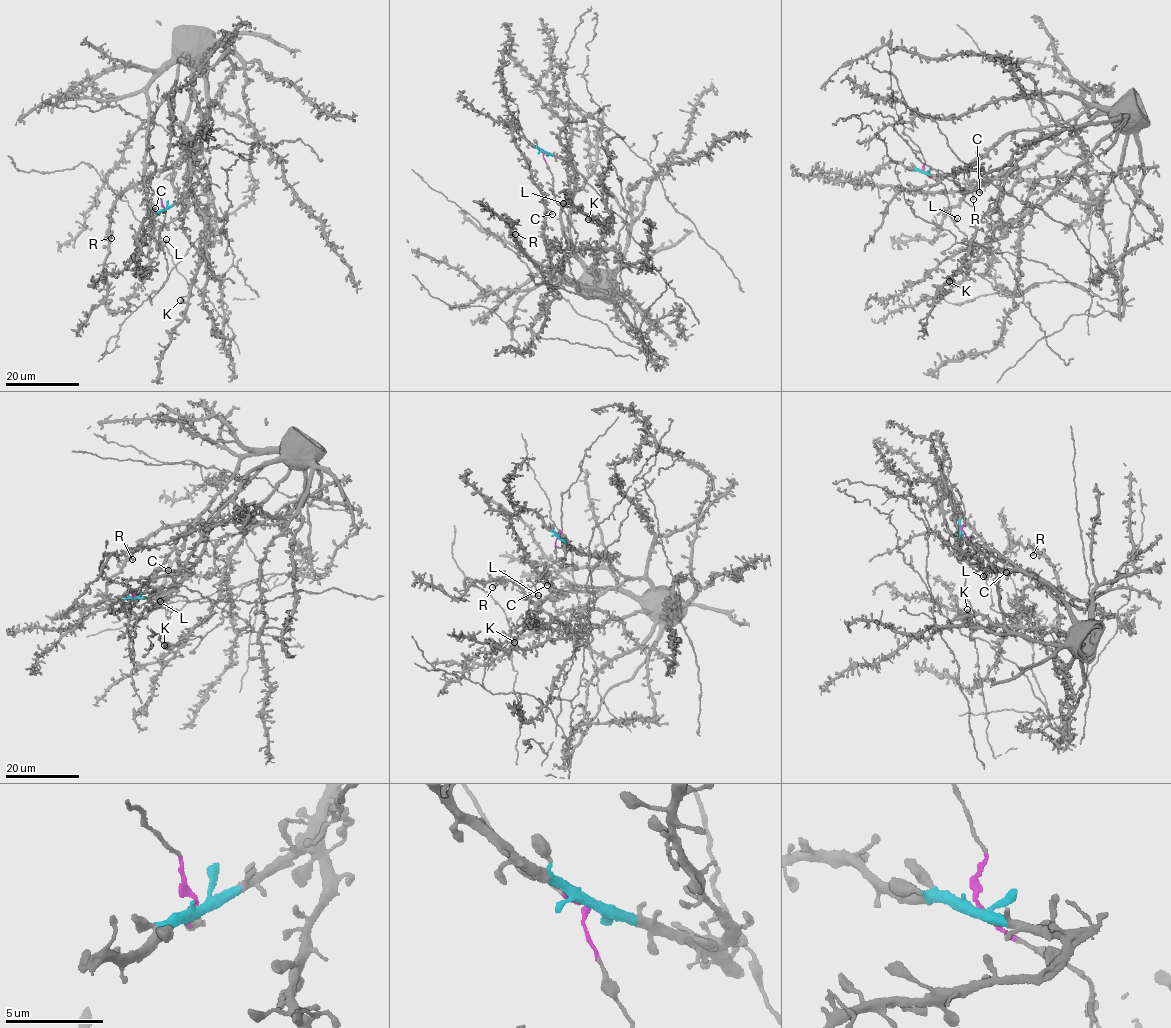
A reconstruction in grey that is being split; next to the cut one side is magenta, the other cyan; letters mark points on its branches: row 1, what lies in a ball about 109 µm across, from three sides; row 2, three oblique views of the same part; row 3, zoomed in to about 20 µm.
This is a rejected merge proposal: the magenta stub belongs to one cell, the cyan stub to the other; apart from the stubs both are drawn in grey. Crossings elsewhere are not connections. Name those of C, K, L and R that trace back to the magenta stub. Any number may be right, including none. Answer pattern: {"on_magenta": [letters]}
{"on_magenta": ["L"]}

